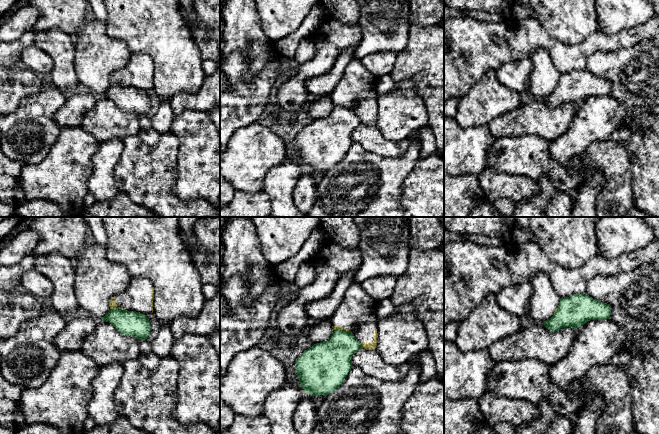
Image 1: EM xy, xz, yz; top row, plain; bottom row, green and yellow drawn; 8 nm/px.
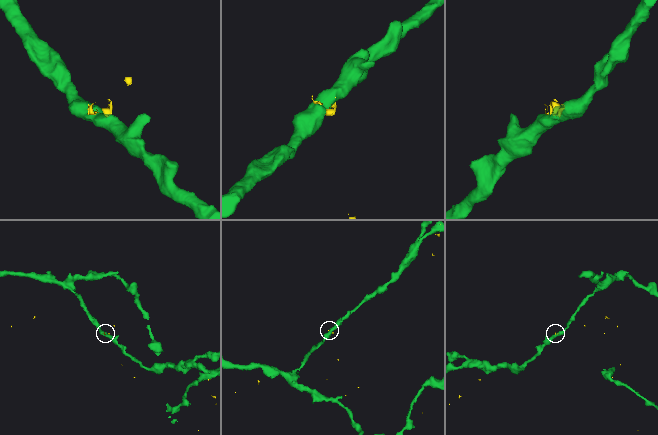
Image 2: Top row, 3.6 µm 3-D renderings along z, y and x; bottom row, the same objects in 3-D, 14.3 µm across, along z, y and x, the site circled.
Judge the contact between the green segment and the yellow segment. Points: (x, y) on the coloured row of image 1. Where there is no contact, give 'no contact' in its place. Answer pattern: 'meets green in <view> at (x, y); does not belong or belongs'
meets green in xy at (117, 307); does not belong

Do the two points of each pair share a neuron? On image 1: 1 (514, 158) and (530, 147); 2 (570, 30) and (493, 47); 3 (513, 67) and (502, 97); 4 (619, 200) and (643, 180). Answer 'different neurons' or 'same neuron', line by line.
1: same neuron
2: different neurons
3: different neurons
4: different neurons

